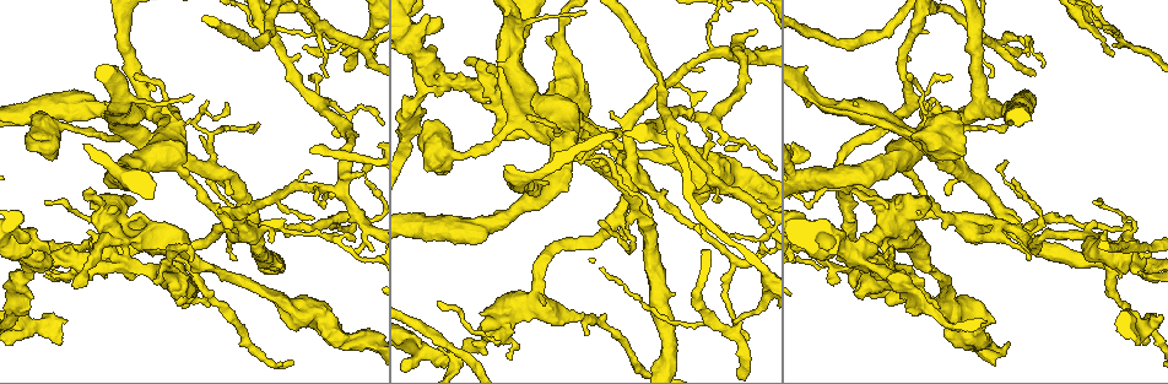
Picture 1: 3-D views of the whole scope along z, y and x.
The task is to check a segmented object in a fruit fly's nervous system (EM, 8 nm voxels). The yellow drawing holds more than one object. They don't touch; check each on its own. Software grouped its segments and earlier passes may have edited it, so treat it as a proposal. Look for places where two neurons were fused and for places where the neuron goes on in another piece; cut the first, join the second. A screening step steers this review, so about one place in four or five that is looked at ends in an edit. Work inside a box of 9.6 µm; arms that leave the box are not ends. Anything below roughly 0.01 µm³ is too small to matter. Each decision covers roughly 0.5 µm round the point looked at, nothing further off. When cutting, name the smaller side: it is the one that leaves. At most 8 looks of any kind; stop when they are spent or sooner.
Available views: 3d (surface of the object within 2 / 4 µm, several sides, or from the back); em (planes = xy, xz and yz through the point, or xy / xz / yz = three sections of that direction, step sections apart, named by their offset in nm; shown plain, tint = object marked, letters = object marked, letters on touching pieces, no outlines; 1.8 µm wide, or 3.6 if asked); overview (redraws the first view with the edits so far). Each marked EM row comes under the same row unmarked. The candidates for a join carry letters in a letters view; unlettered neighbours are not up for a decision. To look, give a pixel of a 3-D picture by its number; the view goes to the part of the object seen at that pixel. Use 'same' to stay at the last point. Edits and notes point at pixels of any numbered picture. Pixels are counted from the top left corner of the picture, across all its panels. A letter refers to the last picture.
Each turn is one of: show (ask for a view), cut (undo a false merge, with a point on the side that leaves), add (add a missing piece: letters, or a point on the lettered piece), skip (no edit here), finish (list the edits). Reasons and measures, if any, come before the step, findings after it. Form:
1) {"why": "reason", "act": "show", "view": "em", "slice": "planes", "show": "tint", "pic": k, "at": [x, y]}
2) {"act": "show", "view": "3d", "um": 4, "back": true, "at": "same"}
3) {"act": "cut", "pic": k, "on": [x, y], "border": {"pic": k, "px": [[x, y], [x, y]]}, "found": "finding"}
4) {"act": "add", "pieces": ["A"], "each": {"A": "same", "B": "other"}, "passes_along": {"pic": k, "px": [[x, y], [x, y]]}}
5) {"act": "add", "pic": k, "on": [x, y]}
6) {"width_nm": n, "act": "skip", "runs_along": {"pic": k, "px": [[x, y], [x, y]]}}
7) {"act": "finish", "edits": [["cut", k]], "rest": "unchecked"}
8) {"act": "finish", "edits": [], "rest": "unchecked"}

{"why": "sharp bend", "act": "show", "view": "3d", "um": 2, "pic": 1, "at": [561, 53]}

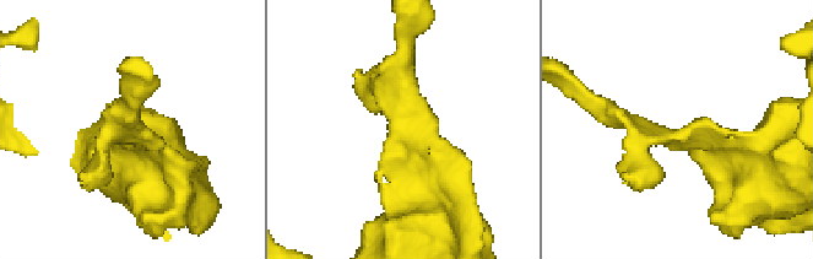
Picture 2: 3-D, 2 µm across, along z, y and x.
{"why": "shape alone is not enough", "act": "show", "view": "em", "slice": "yz", "step": 8, "show": "tint", "pic": 2, "at": [130, 136]}

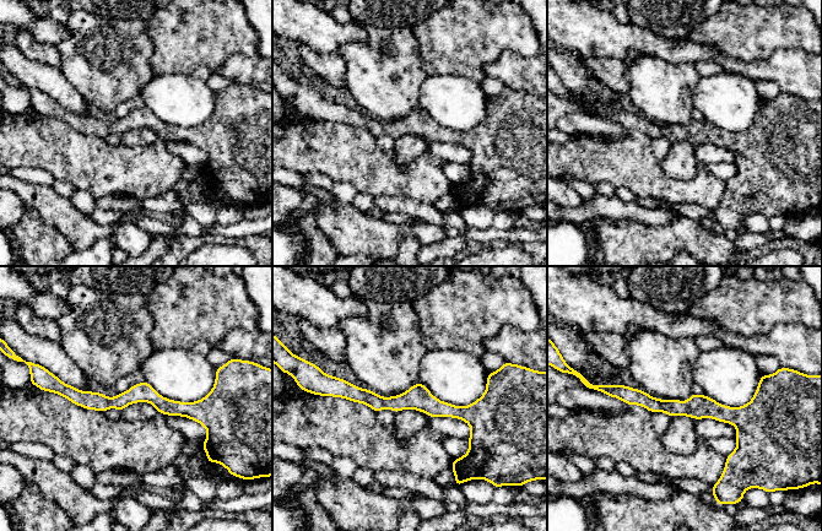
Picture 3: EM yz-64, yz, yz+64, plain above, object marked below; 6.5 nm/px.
{"act": "show", "view": "em", "slice": "planes", "show": "letters", "at": "same"}

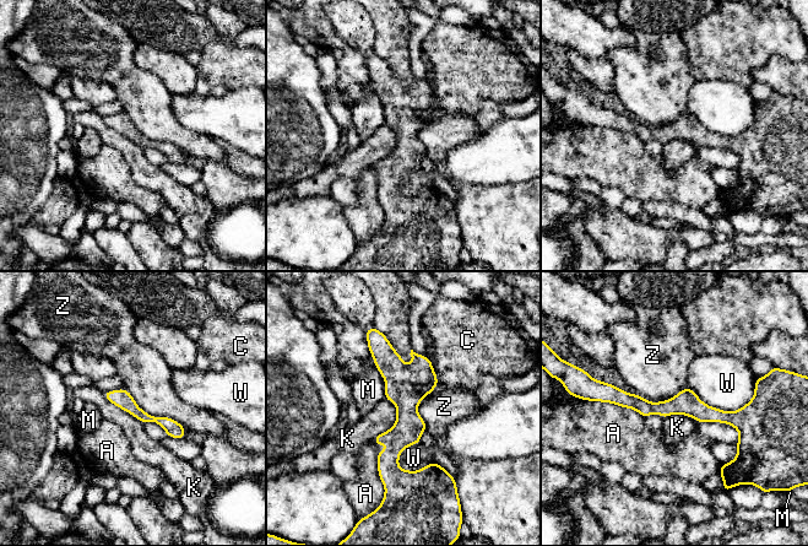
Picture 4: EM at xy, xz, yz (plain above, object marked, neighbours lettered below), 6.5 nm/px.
{"longest_contact_nm": ["Z", 480], "act": "skip", "each": {"A": "other", "C": "other", "K": "other", "M": "other", "W": "other", "Z": "other"}, "border": {"pic": 4, "px": [[385, 398], [396, 422], [374, 437]]}, "found": "one neuron here"}

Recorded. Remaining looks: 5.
{"why": "side arm on a straight run", "act": "show", "view": "em", "slice": "planes", "show": "letters", "pic": 1, "at": [456, 83]}

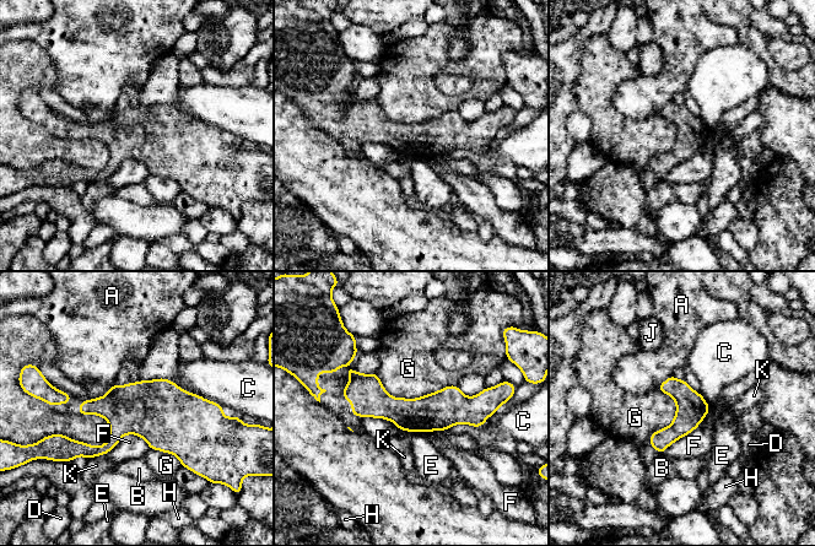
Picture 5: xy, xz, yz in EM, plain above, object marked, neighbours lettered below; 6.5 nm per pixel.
{"longest_contact_nm": ["G", 550], "act": "skip", "each": {"A": "other", "B": "other", "C": "other", "D": "other", "E": "other", "F": "other", "G": "other", "H": "other", "J": "other", "K": "other"}, "border": {"pic": 5, "px": [[376, 372], [399, 398], [457, 384]]}, "found": "one neuron here"}

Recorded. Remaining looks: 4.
{"why": "three-way junction", "act": "show", "view": "3d", "um": 4, "pic": 1, "at": [495, 325]}

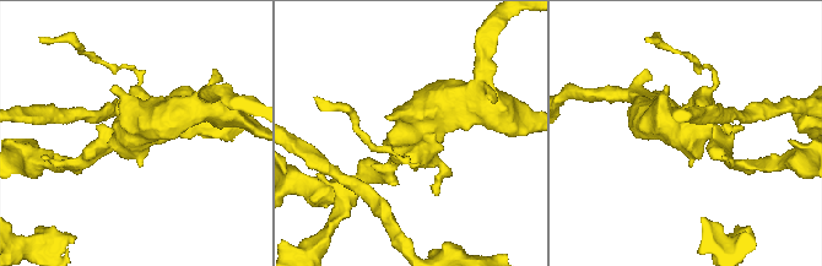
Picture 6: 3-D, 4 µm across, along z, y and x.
{"why": "need the tissue", "act": "show", "view": "em", "slice": "yz", "step": 4, "show": "tint", "pic": 6, "at": [136, 133]}

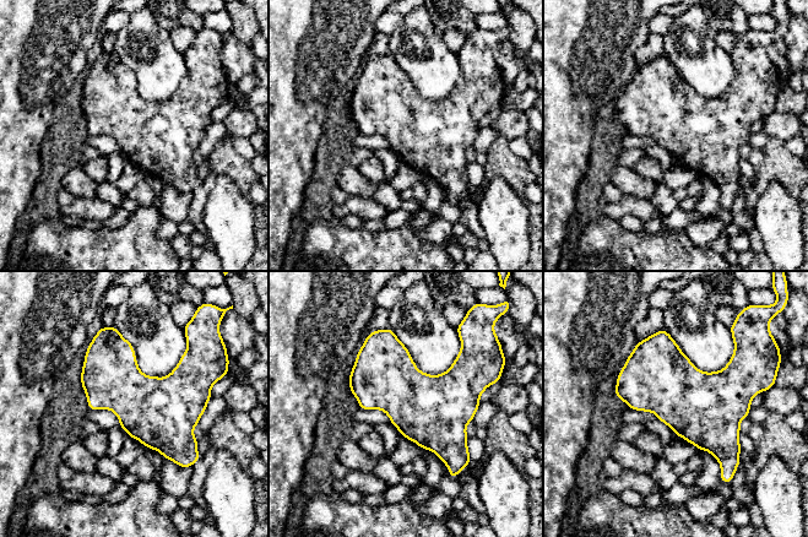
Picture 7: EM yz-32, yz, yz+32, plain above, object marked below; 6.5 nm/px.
{"act": "show", "view": "em", "slice": "planes", "show": "letters", "at": "same"}

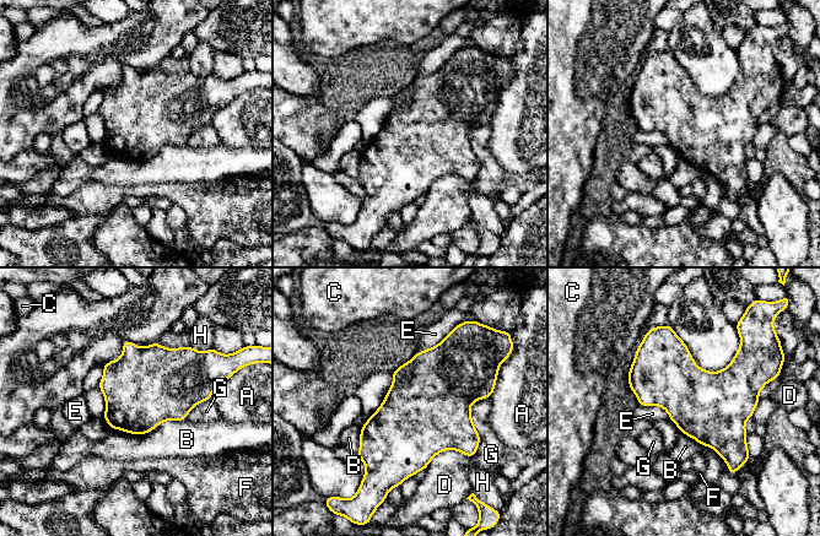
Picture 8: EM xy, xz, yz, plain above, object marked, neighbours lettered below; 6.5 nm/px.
{"longest_contact_nm": ["B", 500], "act": "skip", "each": {"A": "other", "B": "other", "C": "other", "D": "other", "E": "other", "F": "other", "G": "other", "H": "other"}, "border": {"pic": 8, "px": [[452, 330], [410, 359]]}, "found": "one neuron here"}

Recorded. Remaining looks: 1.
{"act": "finish", "edits": [], "rest": "unchecked"}

